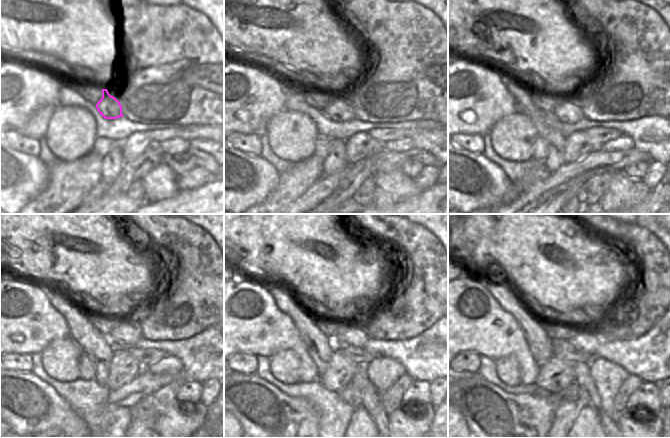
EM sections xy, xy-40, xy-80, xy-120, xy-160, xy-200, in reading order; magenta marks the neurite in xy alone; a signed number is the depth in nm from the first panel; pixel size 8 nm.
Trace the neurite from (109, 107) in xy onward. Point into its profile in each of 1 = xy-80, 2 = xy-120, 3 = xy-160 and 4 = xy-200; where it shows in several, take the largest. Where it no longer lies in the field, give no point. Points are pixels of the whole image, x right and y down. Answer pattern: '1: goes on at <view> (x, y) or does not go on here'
1: goes on at xy-80 (567, 112)
2: goes on at xy-120 (126, 333)
3: goes on at xy-160 (354, 335)
4: goes on at xy-200 (584, 341)

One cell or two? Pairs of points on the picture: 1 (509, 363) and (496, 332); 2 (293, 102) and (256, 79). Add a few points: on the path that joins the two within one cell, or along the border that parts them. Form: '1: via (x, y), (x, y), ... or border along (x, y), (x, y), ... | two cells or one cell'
1: border along (494, 361), (512, 355), (517, 362), (520, 376) | two cells
2: border along (285, 91), (286, 108) | two cells

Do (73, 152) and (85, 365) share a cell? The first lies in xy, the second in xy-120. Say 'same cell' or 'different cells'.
different cells

